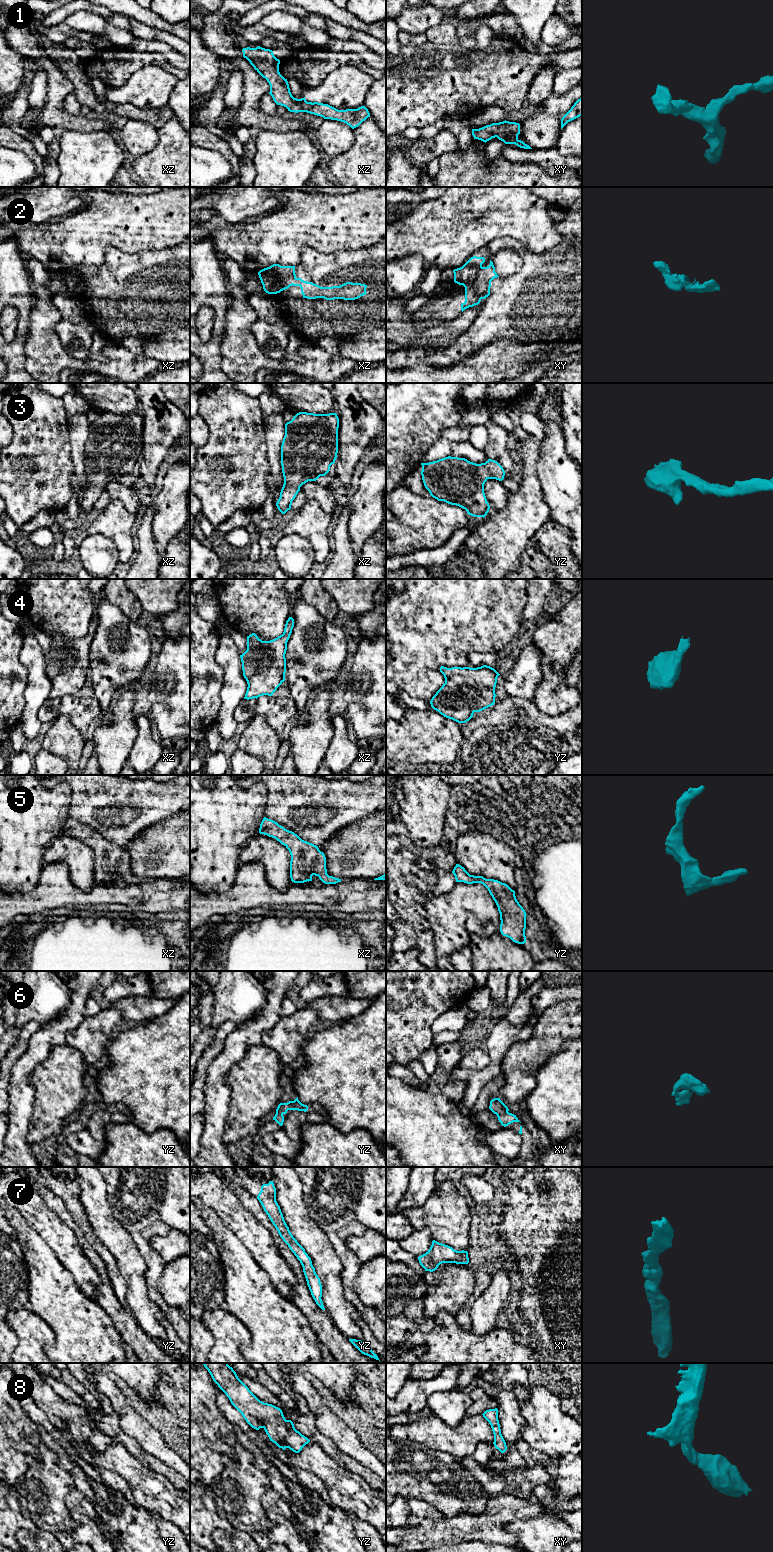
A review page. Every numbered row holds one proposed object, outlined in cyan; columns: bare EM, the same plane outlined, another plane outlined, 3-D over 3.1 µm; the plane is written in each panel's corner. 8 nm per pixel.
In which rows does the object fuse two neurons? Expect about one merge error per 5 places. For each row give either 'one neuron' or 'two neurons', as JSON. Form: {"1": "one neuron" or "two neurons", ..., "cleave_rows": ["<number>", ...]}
{"1": "one neuron", "2": "two neurons", "3": "one neuron", "4": "one neuron", "5": "one neuron", "6": "one neuron", "7": "one neuron", "8": "one neuron", "cleave_rows": ["2"]}

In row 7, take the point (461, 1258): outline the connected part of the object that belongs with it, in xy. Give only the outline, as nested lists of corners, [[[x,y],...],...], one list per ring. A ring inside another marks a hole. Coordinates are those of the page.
[[[435,1240],[432,1241],[430,1249],[425,1254],[419,1256],[418,1260],[425,1271],[430,1272],[435,1271],[442,1263],[469,1263],[467,1251],[454,1250],[452,1247]]]

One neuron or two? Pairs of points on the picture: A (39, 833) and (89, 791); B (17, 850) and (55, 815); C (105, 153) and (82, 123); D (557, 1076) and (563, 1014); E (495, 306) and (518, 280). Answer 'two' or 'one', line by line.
A: two
B: one
C: two
D: two
E: one

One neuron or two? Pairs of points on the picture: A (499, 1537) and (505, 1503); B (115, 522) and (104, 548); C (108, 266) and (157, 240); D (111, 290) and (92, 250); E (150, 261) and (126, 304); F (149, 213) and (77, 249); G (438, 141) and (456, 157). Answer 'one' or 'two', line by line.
A: one
B: two
C: two
D: two
E: one
F: one
G: two

